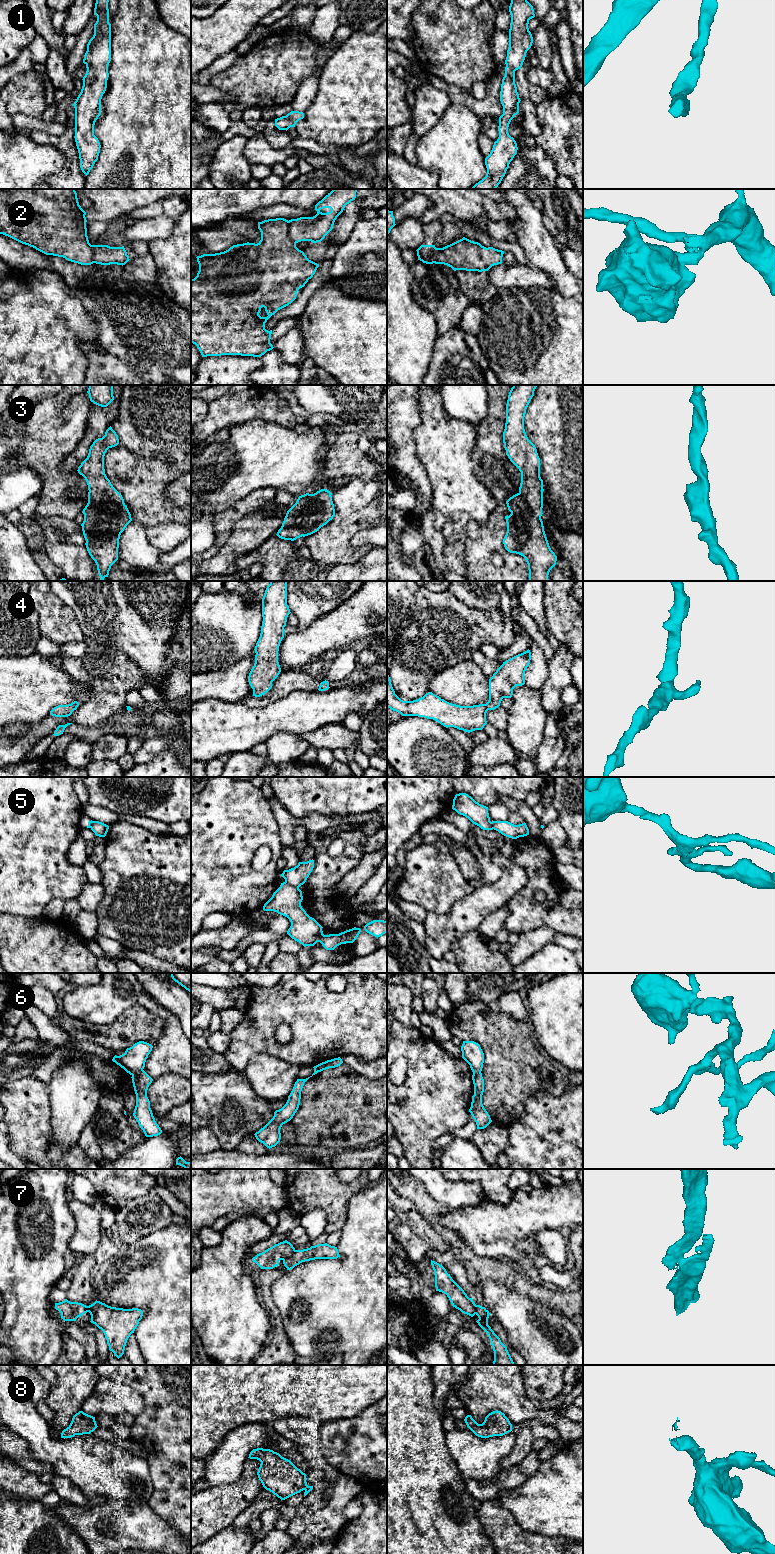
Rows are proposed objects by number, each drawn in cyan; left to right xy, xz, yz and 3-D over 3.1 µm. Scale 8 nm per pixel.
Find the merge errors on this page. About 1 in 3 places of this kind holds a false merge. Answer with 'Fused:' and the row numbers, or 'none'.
Fused: 2, 5, 6, 7

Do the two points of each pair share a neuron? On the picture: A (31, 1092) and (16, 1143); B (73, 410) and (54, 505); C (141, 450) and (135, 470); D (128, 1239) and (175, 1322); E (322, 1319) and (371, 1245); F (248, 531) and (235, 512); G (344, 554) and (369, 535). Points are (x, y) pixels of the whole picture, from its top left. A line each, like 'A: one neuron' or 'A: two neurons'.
A: one neuron
B: one neuron
C: two neurons
D: two neurons
E: one neuron
F: two neurons
G: two neurons

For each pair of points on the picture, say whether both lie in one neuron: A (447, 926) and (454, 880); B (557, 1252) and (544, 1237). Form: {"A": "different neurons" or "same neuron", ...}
{"A": "different neurons", "B": "same neuron"}

